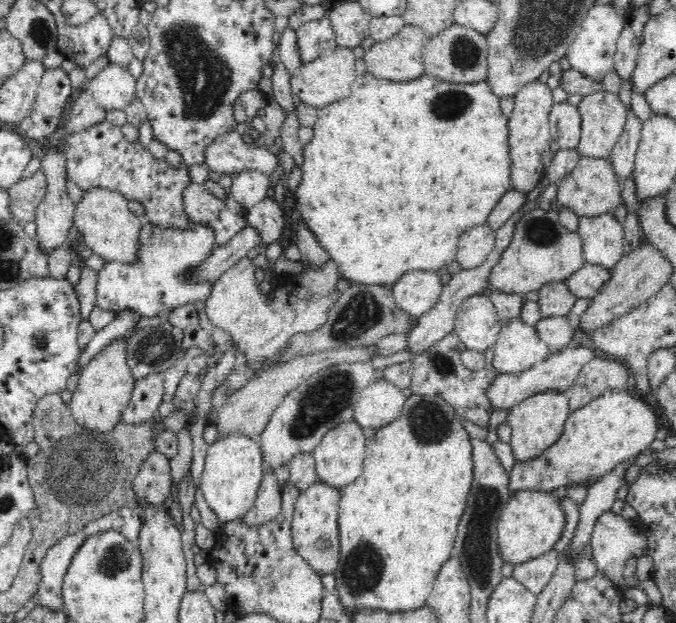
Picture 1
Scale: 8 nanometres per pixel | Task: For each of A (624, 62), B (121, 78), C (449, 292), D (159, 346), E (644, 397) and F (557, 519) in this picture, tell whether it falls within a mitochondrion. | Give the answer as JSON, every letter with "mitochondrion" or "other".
{"A":"other","B":"other","C":"other","D":"mitochondrion","E":"other","F":"other"}

